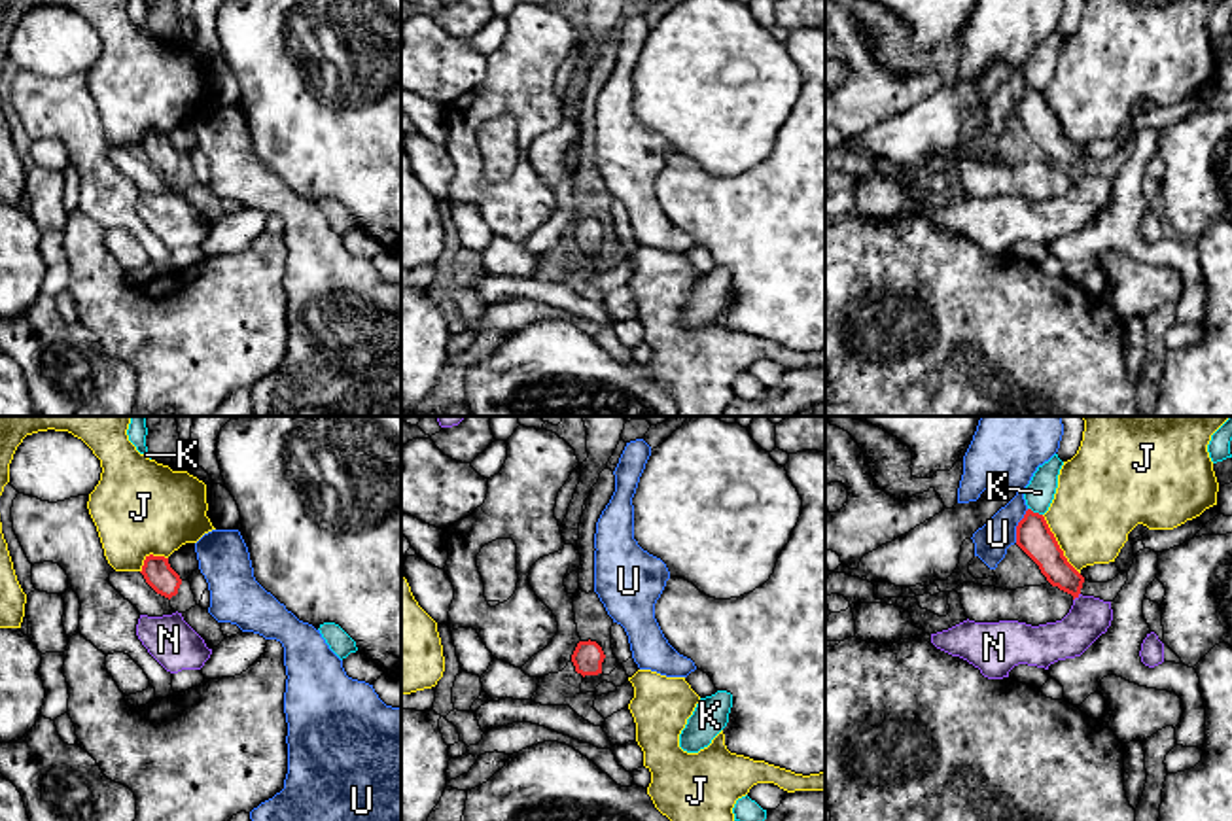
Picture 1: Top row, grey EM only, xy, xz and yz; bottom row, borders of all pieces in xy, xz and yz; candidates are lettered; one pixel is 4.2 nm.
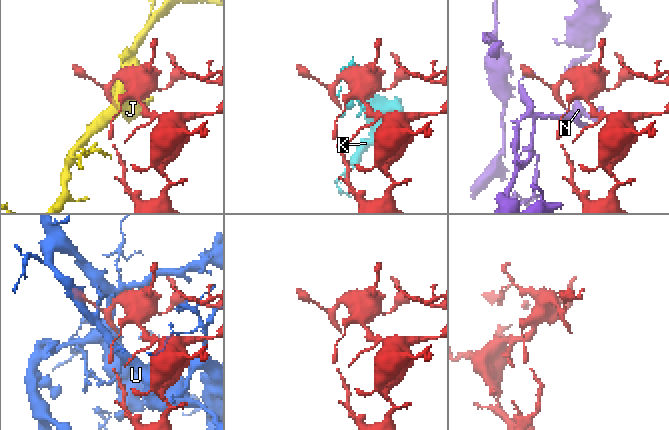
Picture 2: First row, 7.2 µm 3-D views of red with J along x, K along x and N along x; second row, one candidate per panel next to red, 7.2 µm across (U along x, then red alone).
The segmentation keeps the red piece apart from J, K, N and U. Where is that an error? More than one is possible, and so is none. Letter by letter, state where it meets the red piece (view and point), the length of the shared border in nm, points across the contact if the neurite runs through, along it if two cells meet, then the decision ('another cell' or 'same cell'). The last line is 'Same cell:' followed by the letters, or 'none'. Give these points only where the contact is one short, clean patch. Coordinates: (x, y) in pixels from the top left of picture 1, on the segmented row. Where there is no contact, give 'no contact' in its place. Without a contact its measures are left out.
J: meets red in yz at (1058, 545); contact 300 nm long; another cell
K: meets red in yz at (1036, 513); contact 70 nm long; border along yz (1028, 507), (1041, 515); another cell
N: meets red in yz at (1077, 596); contact 50 nm long; runs through yz (1043, 549), (1072, 583), (1077, 596), (1089, 617); same cell
U: meets red in yz at (1017, 526); contact 160 nm long; another cell
Same cell: N

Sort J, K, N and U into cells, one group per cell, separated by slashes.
J / K / N / U

